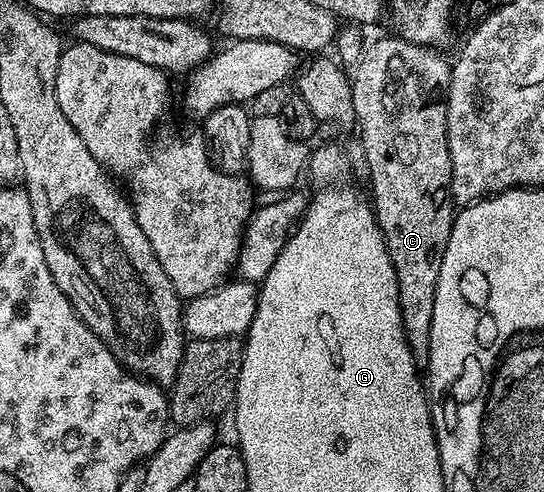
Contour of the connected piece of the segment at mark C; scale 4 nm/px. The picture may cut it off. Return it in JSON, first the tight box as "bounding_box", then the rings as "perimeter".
{"bounding_box":[349,37,453,365],"perimeter":[[[392,37],[392,39],[379,39],[376,43],[366,44],[365,50],[360,54],[357,62],[354,64],[353,70],[350,72],[349,78],[351,80],[351,92],[353,93],[353,109],[355,110],[355,121],[357,124],[357,132],[359,131],[359,139],[363,142],[363,151],[367,154],[367,171],[371,174],[371,195],[369,191],[369,199],[373,204],[373,210],[375,212],[375,222],[379,224],[379,231],[383,235],[383,240],[387,246],[387,252],[389,257],[393,261],[393,269],[395,270],[395,276],[397,277],[397,289],[399,290],[399,308],[401,309],[401,321],[403,322],[403,328],[405,329],[405,337],[407,343],[411,347],[411,352],[415,358],[415,362],[420,365],[426,365],[429,361],[429,329],[433,329],[433,297],[437,297],[437,277],[441,277],[441,257],[445,257],[445,245],[449,245],[449,233],[451,232],[451,225],[453,222],[453,200],[451,198],[451,158],[449,157],[449,141],[447,140],[447,90],[451,84],[451,69],[452,64],[446,63],[445,60],[439,56],[440,52],[433,47],[422,47],[416,43],[410,43],[407,39],[400,39],[398,37]]]}

